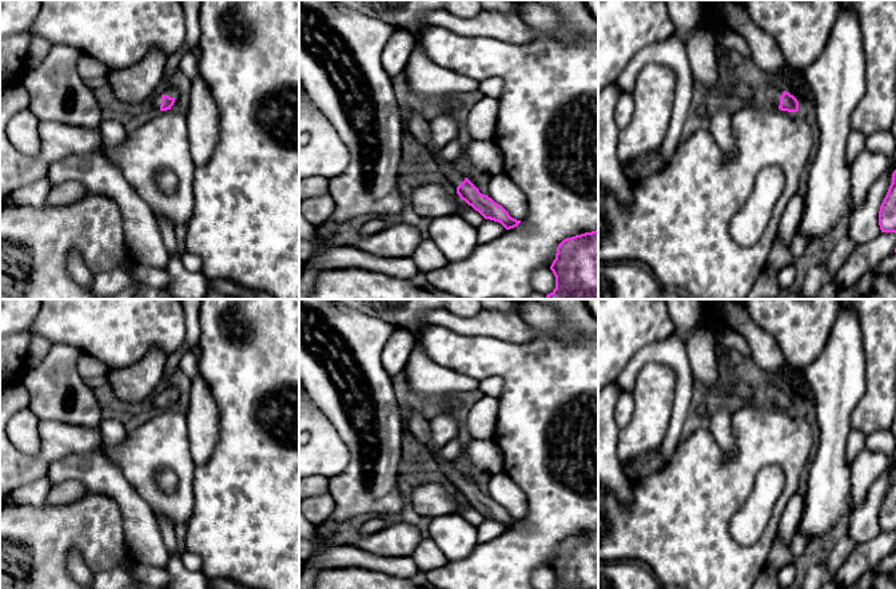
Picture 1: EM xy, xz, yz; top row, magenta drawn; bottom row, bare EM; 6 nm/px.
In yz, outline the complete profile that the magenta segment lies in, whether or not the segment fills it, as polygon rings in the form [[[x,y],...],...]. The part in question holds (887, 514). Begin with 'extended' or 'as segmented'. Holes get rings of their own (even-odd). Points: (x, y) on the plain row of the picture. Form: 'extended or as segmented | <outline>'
as segmented | [[[896,469],[892,473],[892,482],[880,505],[879,525],[881,532],[896,533]]]

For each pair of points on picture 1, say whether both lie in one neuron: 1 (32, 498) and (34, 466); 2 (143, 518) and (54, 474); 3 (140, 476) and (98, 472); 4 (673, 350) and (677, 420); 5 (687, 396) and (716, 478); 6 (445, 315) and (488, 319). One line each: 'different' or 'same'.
1: different
2: same
3: different
4: same
5: different
6: same

